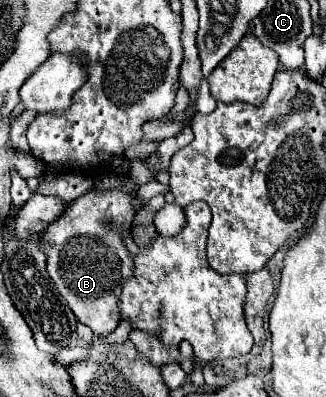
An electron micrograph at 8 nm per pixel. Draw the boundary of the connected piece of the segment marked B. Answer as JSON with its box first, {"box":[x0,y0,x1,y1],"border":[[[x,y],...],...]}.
{"box":[39,179,139,337],"border":[[[131,179],[125,183],[127,191],[93,189],[81,195],[67,207],[65,215],[53,221],[53,225],[49,225],[39,237],[39,247],[47,257],[47,273],[57,285],[57,291],[69,303],[77,321],[91,327],[91,331],[99,337],[107,337],[119,325],[119,295],[135,271],[121,231],[129,231],[131,227],[135,215],[135,195],[129,195],[129,191],[137,191],[139,185]]]}

